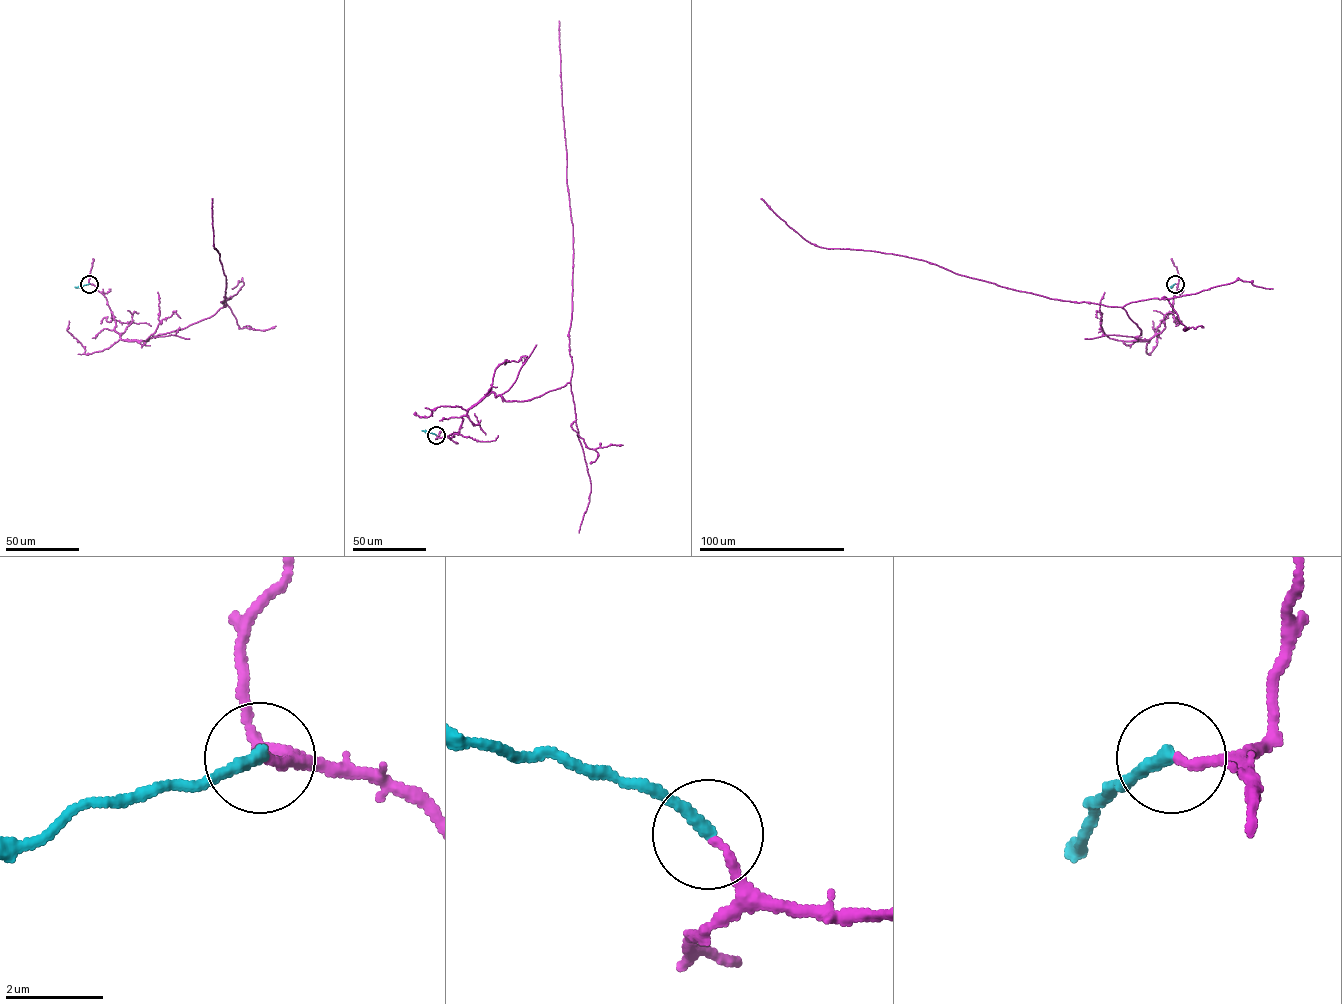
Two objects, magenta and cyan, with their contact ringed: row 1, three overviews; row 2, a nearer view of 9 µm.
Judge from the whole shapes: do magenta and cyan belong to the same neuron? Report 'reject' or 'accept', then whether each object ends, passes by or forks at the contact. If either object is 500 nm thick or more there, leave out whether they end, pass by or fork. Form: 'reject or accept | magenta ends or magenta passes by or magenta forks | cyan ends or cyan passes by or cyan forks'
accept | magenta ends | cyan ends

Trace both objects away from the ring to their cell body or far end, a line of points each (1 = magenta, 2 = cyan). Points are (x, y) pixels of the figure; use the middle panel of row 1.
1: (436, 435), (457, 433), (461, 417), (491, 392), (522, 401), (570, 381), (573, 226), (559, 21)
2: (436, 435), (421, 430)

